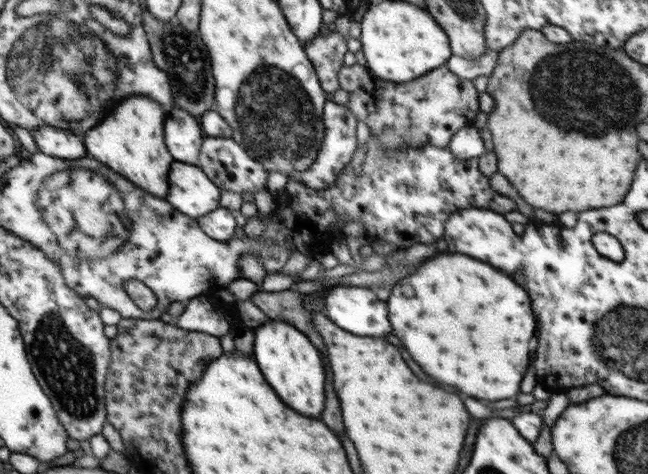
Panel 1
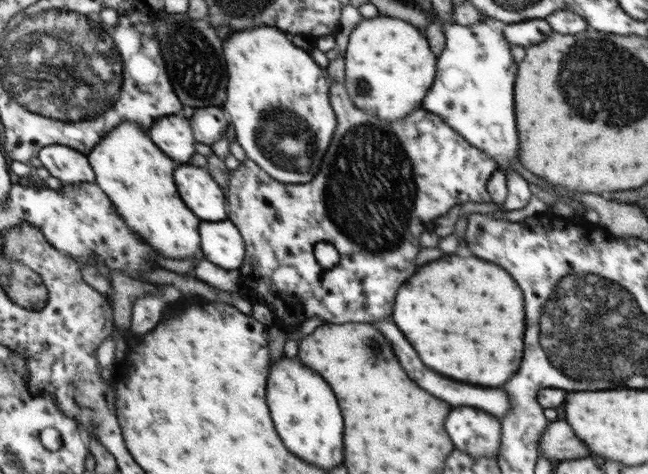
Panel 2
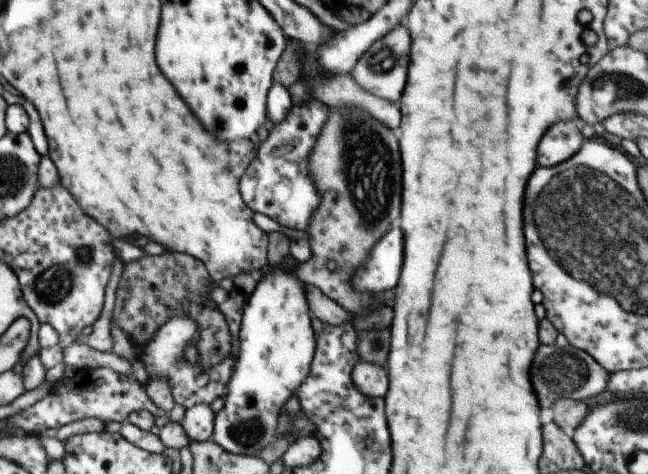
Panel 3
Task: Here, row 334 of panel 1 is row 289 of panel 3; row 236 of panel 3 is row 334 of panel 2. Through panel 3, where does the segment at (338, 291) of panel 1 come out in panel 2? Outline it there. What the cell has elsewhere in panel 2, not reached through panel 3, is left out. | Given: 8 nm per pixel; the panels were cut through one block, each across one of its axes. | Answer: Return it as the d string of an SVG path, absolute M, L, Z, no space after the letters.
M390 318L375 322L374 325L378 326L377 329L390 340L390 344L392 344L392 348L394 348L394 354L398 356L402 368L408 370L408 376L410 376L420 388L424 388L426 392L430 392L432 396L442 398L442 400L446 400L446 402L452 404L452 406L472 406L472 408L478 406L483 412L493 414L500 420L502 417L505 417L506 413L510 412L512 402L509 401L505 390L498 390L498 388L480 388L480 386L476 388L476 386L468 386L468 384L460 384L460 382L456 382L456 380L450 380L450 378L446 378L446 376L442 376L442 374L436 374L436 372L432 372L430 368L426 368L426 366L420 362L420 358L418 358L418 354L414 352L414 348L412 348L412 346L408 344L408 340L400 334L400 330L396 328L396 324L394 324Z

